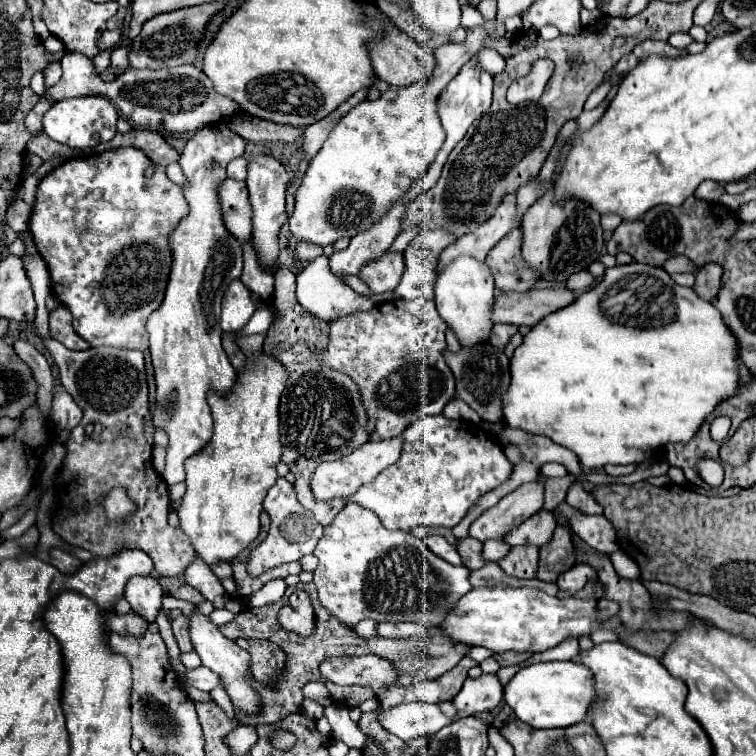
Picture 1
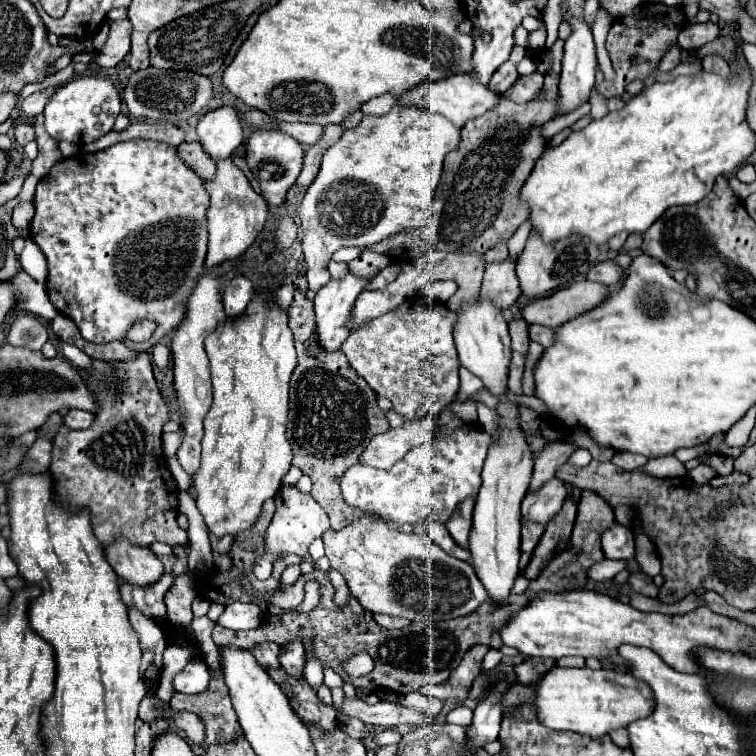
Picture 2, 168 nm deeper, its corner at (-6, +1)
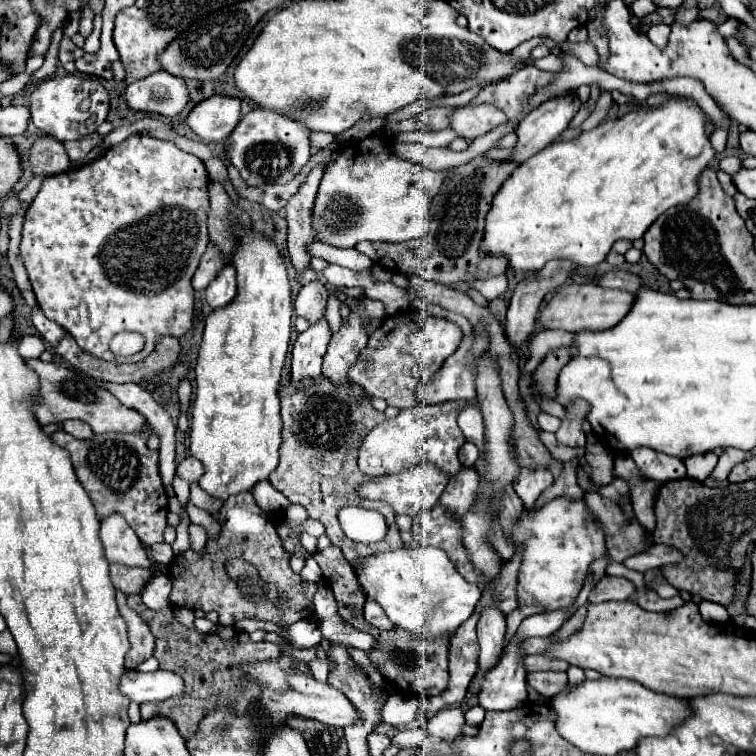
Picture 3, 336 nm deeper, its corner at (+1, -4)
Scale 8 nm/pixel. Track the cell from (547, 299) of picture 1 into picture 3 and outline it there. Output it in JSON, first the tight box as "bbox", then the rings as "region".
{"bbox":[539,283,635,333],"region":[[[595,283],[563,285],[561,291],[557,291],[553,299],[547,303],[547,307],[541,311],[539,323],[545,329],[563,329],[571,333],[577,333],[581,329],[589,329],[589,331],[609,329],[615,323],[619,323],[619,319],[623,319],[623,315],[631,309],[633,299],[635,299],[633,293],[617,291],[617,289],[603,289]]]}

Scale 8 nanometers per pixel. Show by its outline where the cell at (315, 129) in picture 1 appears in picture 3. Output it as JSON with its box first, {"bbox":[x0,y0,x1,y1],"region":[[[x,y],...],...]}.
{"bbox":[285,165,323,271],"region":[[[315,165],[303,185],[297,189],[295,195],[289,197],[285,205],[285,217],[289,223],[287,229],[287,247],[289,247],[289,257],[293,261],[293,267],[297,271],[303,271],[309,267],[309,255],[307,255],[307,245],[313,239],[313,229],[311,229],[311,207],[317,195],[317,187],[323,175],[323,165]]]}

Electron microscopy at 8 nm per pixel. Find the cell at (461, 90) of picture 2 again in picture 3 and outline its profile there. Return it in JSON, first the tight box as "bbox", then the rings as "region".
{"bbox":[449,105,507,139],"region":[[[463,105],[455,107],[455,111],[449,117],[449,127],[463,139],[475,139],[479,135],[485,135],[487,131],[495,129],[497,125],[505,123],[507,117],[503,111],[491,105]]]}

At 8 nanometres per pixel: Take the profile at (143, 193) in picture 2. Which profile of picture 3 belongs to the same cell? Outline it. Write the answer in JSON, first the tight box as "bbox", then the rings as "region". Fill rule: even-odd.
{"bbox":[21,137,209,363],"region":[[[127,137],[123,143],[111,147],[109,151],[105,151],[105,155],[101,155],[99,159],[73,167],[65,173],[59,175],[49,175],[45,177],[37,197],[33,199],[33,203],[27,209],[25,215],[25,223],[23,223],[23,239],[21,239],[21,257],[25,261],[35,297],[39,307],[43,309],[43,313],[51,319],[57,321],[67,333],[71,333],[77,341],[77,345],[99,357],[105,361],[117,361],[117,363],[137,363],[143,361],[155,347],[155,341],[161,335],[175,335],[181,337],[191,329],[191,319],[193,319],[193,301],[195,301],[195,291],[191,285],[193,273],[199,265],[199,259],[209,243],[209,233],[207,233],[207,211],[209,211],[209,195],[207,195],[207,171],[203,167],[203,161],[197,159],[195,155],[189,155],[181,149],[177,149],[173,143],[169,141],[159,141],[153,137]],[[121,331],[137,331],[145,337],[145,349],[131,355],[131,357],[119,357],[113,355],[109,351],[109,341],[113,335],[121,333]]]}

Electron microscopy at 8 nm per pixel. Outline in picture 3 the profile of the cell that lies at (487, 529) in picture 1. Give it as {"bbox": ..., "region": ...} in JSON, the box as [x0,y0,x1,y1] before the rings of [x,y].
{"bbox":[557,403,587,447],"region":[[[575,403],[575,407],[567,409],[567,419],[563,419],[557,435],[557,441],[567,447],[585,447],[585,435],[581,431],[583,411],[587,411],[587,403]]]}

